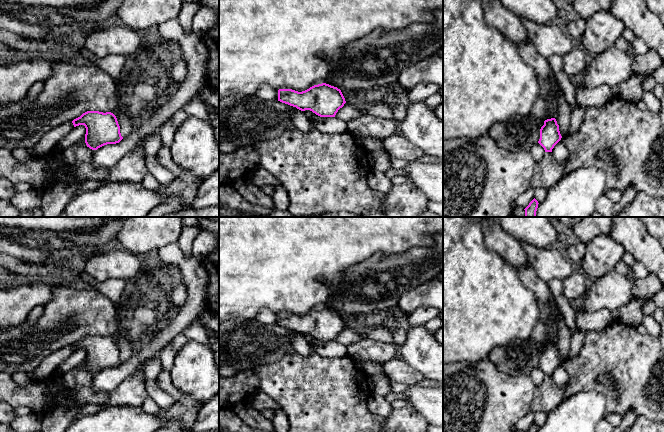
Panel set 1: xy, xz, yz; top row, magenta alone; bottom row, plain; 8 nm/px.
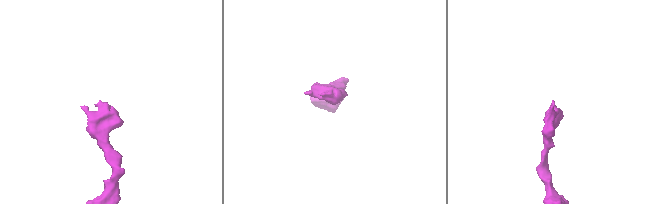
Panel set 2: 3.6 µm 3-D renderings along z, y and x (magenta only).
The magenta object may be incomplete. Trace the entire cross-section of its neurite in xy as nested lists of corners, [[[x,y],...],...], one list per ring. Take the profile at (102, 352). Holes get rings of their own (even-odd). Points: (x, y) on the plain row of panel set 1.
[[[87,335],[72,345],[74,351],[84,349],[85,367],[92,374],[119,367],[123,361],[116,340],[111,336]]]

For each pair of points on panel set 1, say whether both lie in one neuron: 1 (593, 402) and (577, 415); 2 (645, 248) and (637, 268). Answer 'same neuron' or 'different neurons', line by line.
1: same neuron
2: different neurons

